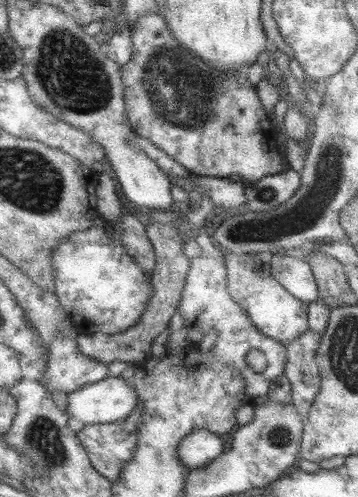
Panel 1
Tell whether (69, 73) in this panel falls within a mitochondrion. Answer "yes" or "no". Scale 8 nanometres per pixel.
yes

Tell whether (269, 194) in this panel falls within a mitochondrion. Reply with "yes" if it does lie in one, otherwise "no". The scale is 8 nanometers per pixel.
yes

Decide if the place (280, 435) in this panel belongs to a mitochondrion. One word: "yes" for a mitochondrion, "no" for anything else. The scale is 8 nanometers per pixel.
yes

